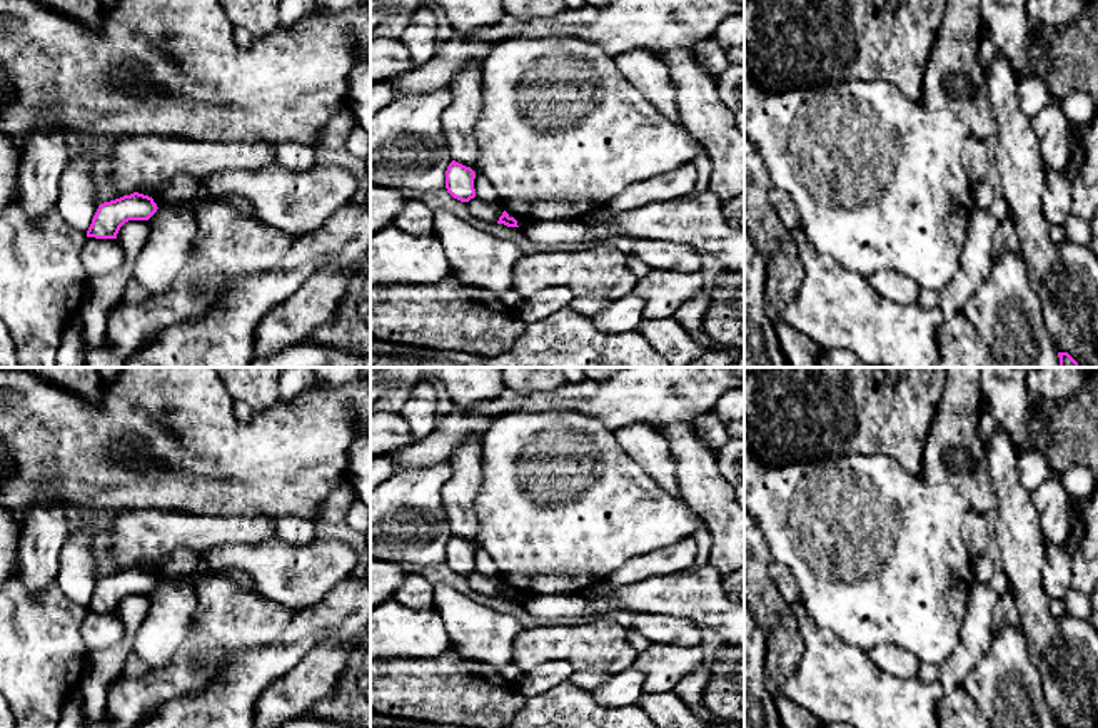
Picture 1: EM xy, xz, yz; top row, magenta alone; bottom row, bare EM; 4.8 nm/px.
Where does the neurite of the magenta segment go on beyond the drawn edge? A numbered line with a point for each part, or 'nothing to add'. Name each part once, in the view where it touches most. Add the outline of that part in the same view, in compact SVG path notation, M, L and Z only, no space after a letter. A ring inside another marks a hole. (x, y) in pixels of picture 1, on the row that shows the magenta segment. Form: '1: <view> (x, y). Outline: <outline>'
nothing to add

